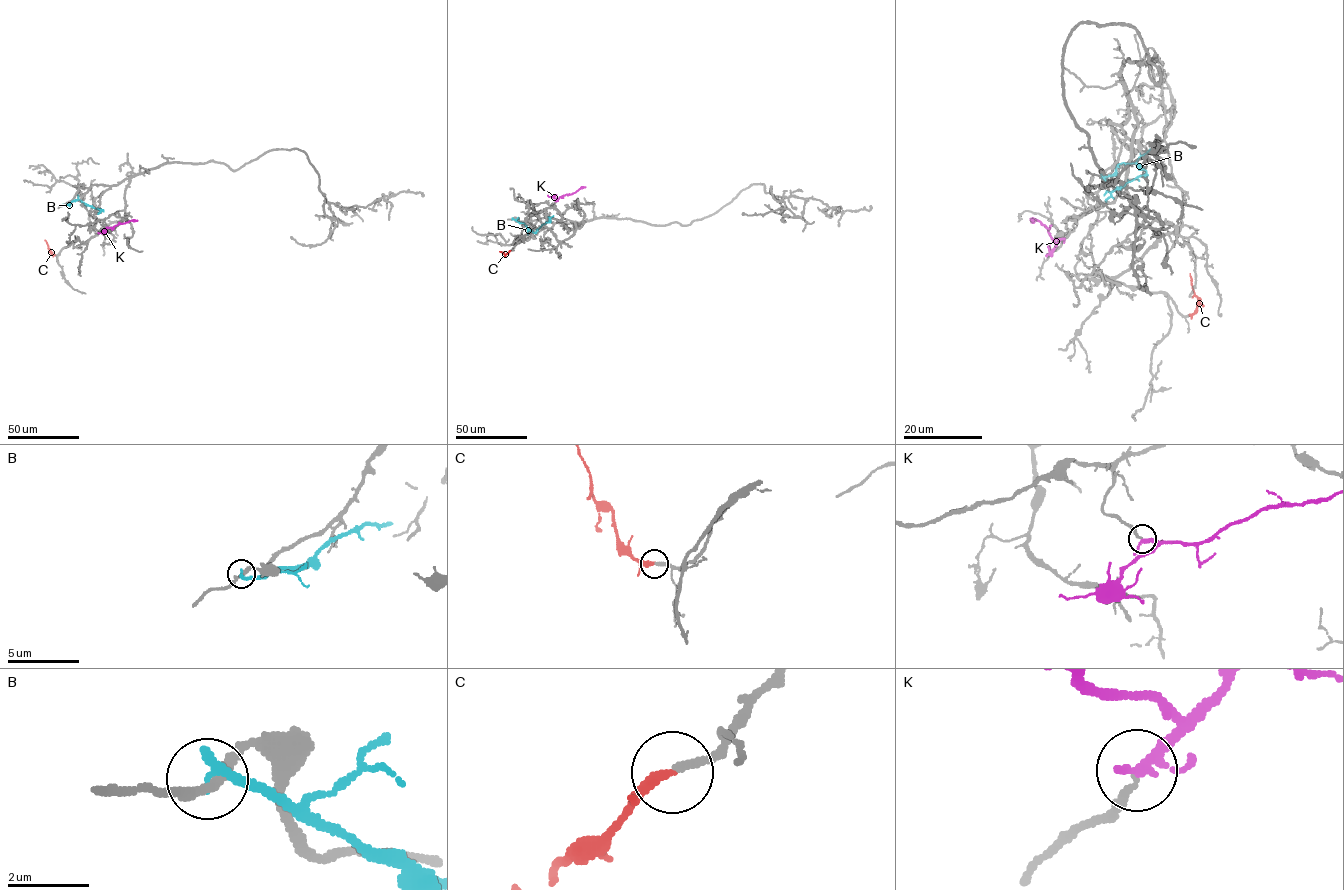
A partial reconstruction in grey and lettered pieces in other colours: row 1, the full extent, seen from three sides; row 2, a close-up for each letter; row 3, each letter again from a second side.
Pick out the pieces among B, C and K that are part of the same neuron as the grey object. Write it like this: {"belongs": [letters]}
{"belongs": ["C"]}

